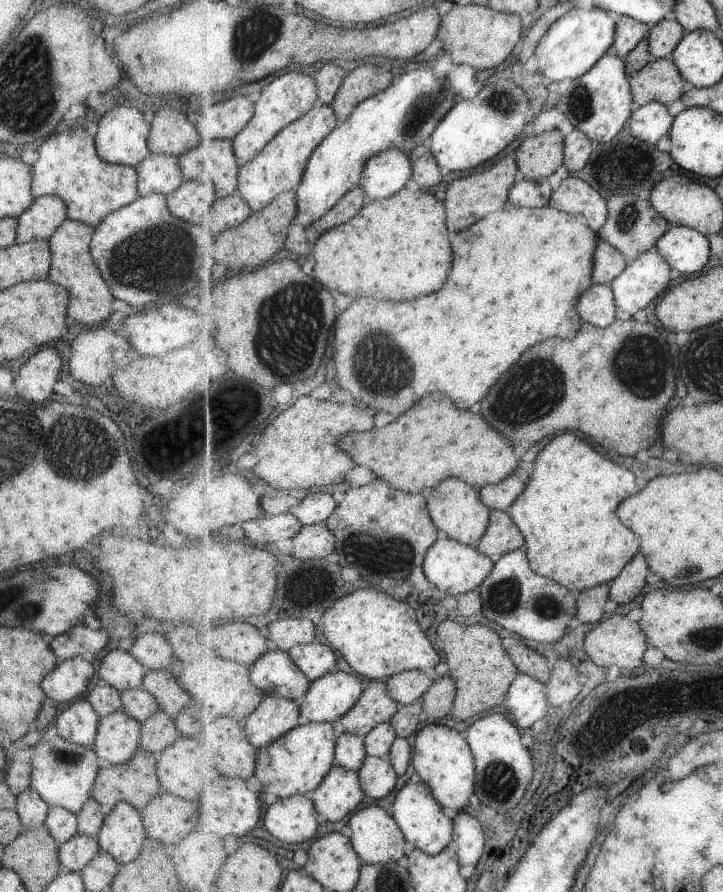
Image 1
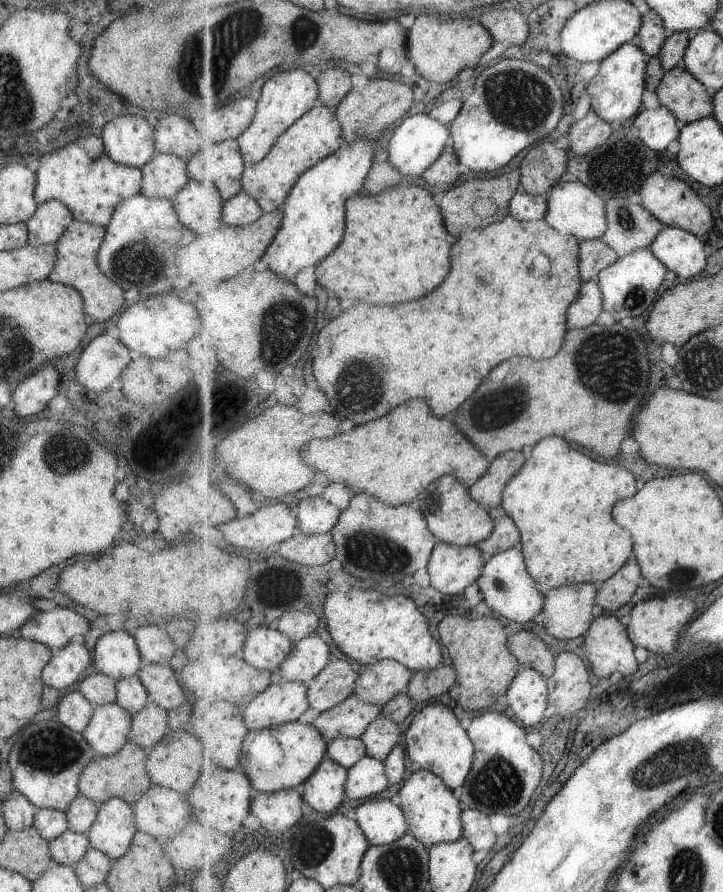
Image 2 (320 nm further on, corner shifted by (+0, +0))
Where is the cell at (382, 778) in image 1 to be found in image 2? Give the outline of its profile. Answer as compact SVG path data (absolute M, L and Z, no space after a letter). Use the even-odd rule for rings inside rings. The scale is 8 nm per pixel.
M365 755L355 766L348 768L344 800L345 802L347 800L363 800L363 798L381 794L390 785L386 764L375 757Z

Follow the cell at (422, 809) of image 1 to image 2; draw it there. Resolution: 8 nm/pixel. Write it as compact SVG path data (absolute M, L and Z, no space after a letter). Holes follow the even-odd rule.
M421 769L407 777L398 790L395 800L406 813L410 824L409 832L429 848L434 844L452 843L464 837L465 828L459 806L460 800L442 777L437 776L433 771Z

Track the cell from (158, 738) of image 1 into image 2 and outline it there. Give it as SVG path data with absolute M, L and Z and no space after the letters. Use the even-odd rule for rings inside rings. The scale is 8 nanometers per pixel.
M147 702L141 710L131 715L126 738L142 749L148 750L168 731L166 710Z

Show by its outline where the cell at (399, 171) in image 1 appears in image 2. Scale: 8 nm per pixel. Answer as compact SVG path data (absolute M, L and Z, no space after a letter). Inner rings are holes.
M428 113L409 116L395 129L390 138L387 161L398 168L408 180L412 177L422 177L423 173L441 158L443 151L451 143L451 131L447 123L442 124Z

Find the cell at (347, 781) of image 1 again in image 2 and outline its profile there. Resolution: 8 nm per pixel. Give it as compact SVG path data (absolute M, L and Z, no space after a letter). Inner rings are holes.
M329 756L322 760L316 771L303 784L301 791L314 813L329 814L345 802L348 768Z

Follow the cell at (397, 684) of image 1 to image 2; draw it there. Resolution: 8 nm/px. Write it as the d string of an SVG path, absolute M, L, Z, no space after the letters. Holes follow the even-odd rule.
M383 659L359 671L354 692L369 704L385 706L398 694L408 691L414 673L399 661Z

